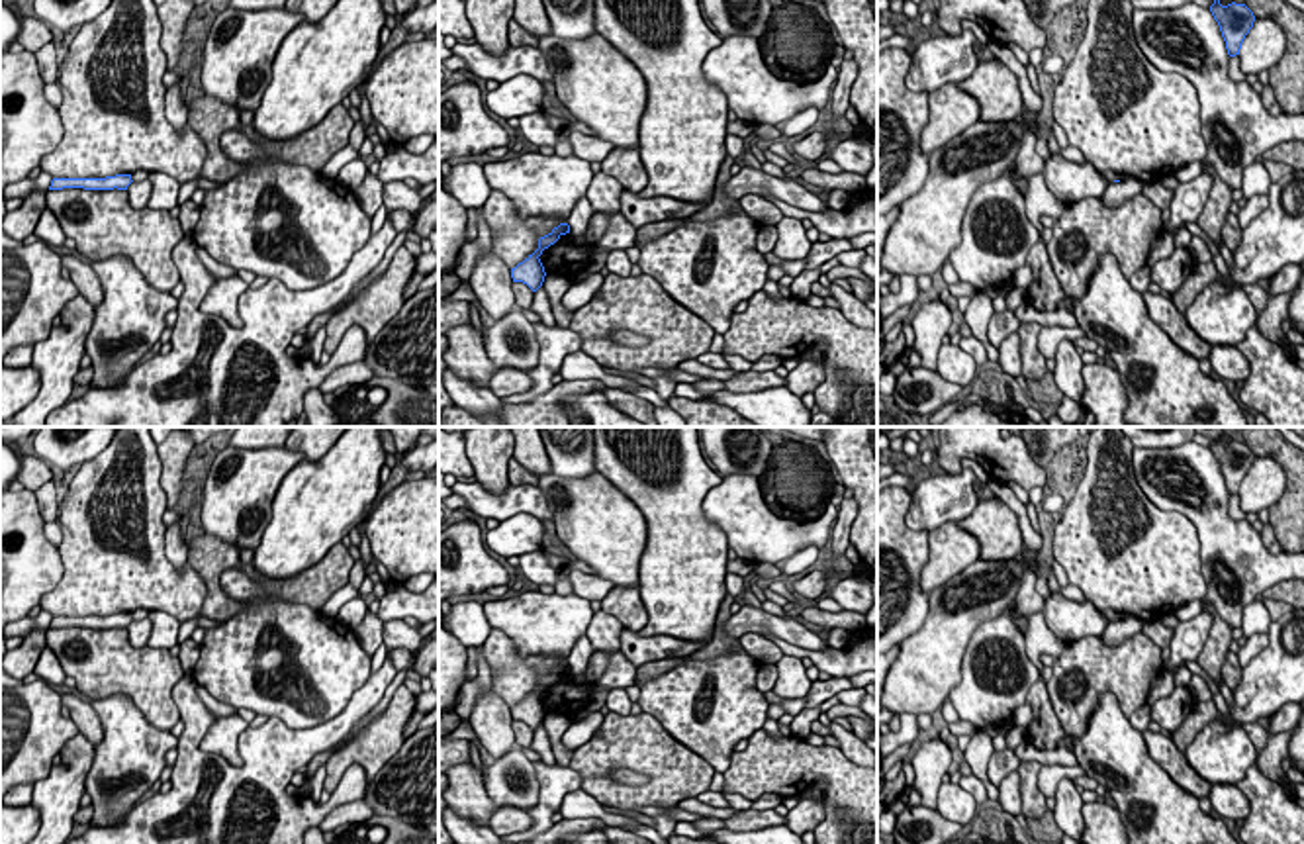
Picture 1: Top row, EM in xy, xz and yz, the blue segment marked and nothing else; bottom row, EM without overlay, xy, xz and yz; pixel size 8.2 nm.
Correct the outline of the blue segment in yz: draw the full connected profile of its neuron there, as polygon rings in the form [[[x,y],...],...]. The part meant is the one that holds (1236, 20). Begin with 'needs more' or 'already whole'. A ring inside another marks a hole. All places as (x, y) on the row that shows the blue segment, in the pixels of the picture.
already whole; [[[1214,0],[1210,12],[1220,25],[1228,55],[1239,55],[1241,43],[1255,22],[1253,12],[1245,4],[1235,2],[1222,6],[1220,0]]]

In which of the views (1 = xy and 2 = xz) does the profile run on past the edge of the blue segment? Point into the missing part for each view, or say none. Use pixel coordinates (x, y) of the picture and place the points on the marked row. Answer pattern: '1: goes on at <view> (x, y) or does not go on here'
1: does not go on here
2: does not go on here

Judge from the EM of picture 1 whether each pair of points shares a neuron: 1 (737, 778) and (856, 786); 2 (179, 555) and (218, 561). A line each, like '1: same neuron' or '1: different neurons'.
1: same neuron
2: different neurons

